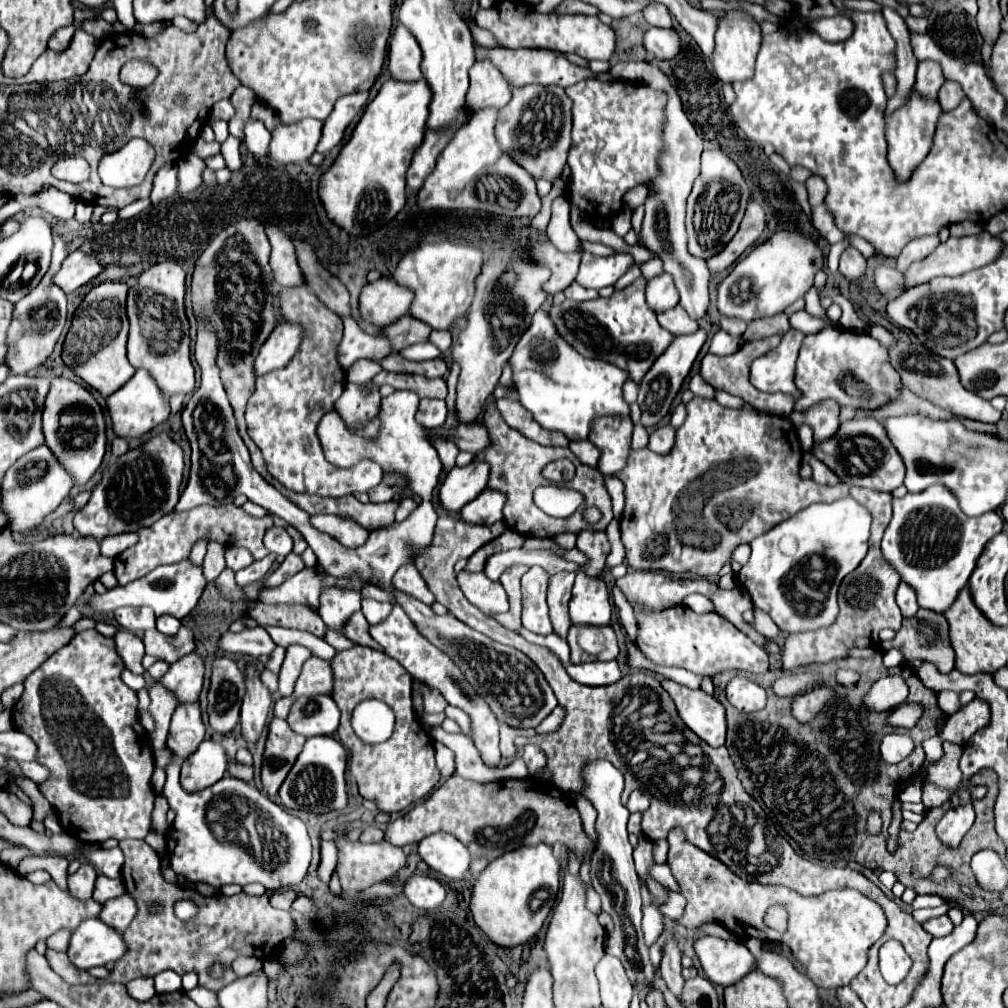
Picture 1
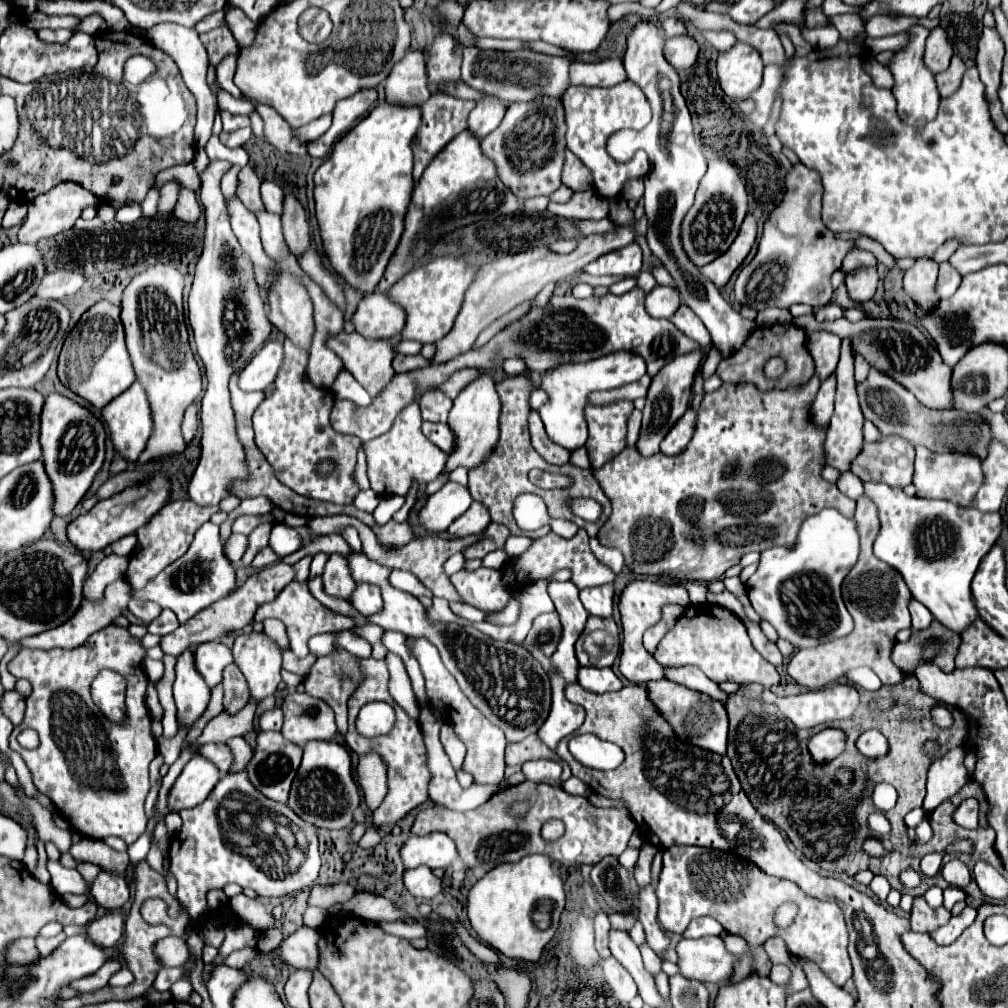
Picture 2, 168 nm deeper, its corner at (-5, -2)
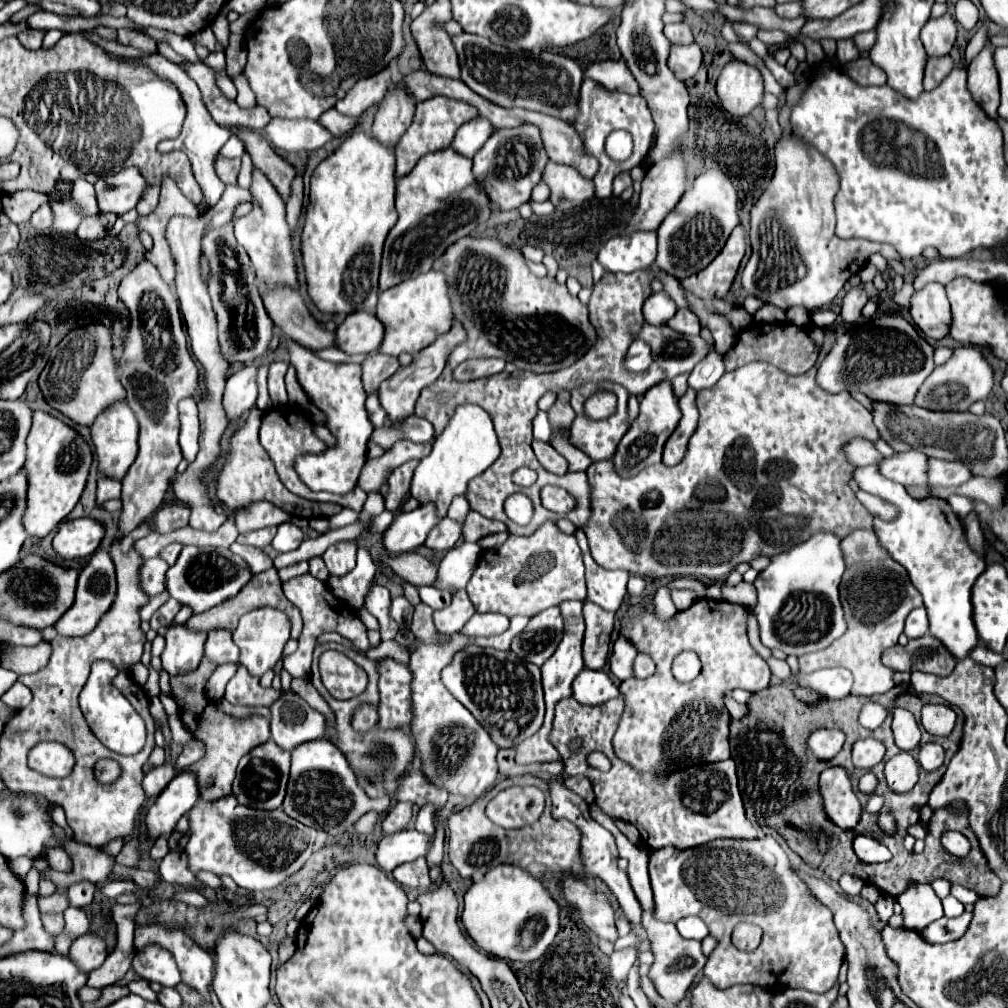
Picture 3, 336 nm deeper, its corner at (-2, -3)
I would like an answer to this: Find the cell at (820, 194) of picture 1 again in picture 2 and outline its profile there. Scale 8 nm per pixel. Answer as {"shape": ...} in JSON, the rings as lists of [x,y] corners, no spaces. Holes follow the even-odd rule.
{"shape":[[[796,163],[786,173],[784,185],[786,193],[782,201],[764,223],[758,253],[742,267],[734,285],[736,299],[758,311],[766,307],[790,307],[794,303],[806,303],[814,309],[828,305],[834,293],[830,277],[842,267],[848,251],[854,249],[854,241],[838,239],[820,219],[824,189],[818,171]]]}

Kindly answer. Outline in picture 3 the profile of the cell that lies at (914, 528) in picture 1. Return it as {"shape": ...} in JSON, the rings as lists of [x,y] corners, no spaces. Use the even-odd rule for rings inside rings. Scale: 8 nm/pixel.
{"shape":[[[877,466],[857,468],[853,472],[853,480],[861,490],[881,496],[897,506],[899,514],[893,520],[881,520],[879,516],[873,516],[873,530],[879,538],[879,544],[895,562],[903,564],[917,592],[923,596],[923,604],[929,616],[929,632],[939,638],[957,660],[965,658],[979,642],[973,624],[971,588],[977,576],[985,570],[985,556],[969,546],[961,520],[945,500],[915,500],[907,494],[905,486],[883,478]]]}

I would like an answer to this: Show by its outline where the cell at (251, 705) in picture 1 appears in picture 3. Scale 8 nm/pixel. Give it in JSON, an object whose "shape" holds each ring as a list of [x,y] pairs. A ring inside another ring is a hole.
{"shape":[[[257,608],[257,610],[241,616],[239,626],[233,632],[233,640],[241,650],[239,664],[243,664],[249,670],[249,674],[257,676],[257,678],[261,678],[265,672],[273,670],[273,666],[277,664],[277,660],[283,654],[285,642],[289,640],[289,630],[291,630],[289,618],[281,610],[275,610],[275,608]]]}

